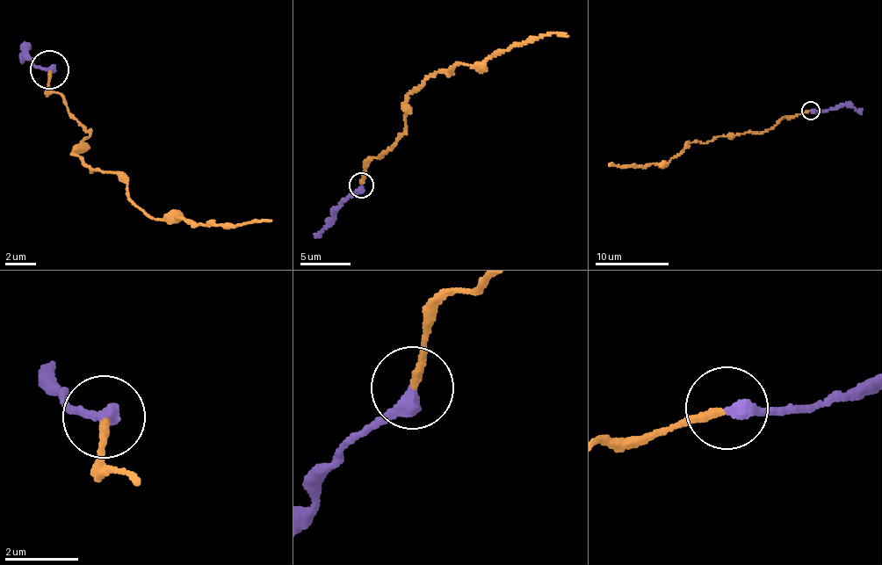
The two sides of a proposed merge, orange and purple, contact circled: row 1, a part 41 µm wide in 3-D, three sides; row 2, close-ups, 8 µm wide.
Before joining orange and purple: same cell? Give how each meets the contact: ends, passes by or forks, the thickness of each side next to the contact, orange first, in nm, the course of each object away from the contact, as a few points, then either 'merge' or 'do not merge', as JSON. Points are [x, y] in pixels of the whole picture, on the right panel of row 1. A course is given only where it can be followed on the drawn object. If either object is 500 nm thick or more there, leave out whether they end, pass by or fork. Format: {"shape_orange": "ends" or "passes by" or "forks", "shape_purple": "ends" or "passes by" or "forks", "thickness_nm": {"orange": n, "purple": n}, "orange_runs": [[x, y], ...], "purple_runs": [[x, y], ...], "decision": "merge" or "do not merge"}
{"shape_orange": "ends", "shape_purple": "ends", "thickness_nm": {"orange": 200, "purple": 400}, "orange_runs": [[809, 111], [784, 117], [762, 132], [688, 144], [662, 166], [654, 163], [639, 167], [610, 164]], "purple_runs": [[809, 111], [849, 105], [861, 114]], "decision": "do not merge"}

